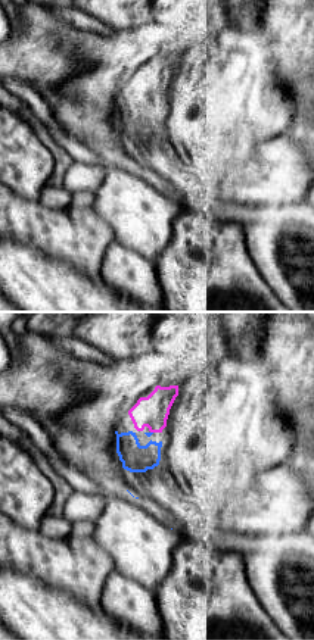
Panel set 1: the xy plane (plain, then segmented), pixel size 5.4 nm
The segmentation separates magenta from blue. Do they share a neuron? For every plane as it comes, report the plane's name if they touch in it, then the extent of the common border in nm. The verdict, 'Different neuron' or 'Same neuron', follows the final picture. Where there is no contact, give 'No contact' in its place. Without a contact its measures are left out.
No contact

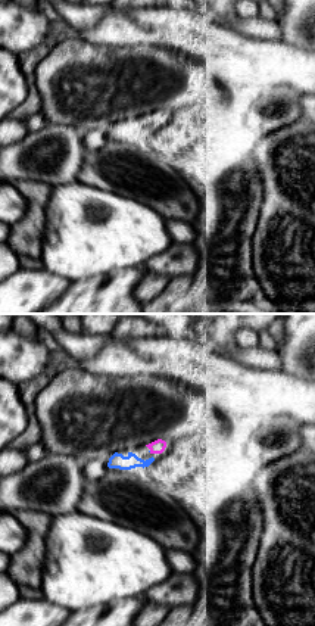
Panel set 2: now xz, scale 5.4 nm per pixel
No contact

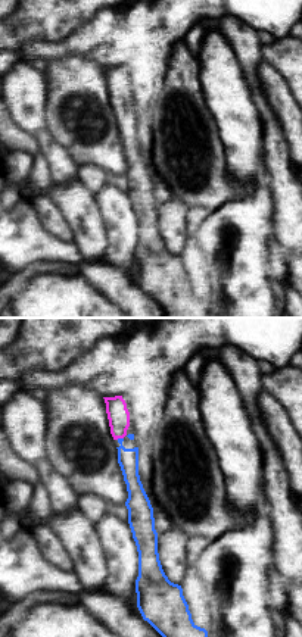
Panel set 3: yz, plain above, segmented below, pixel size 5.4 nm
Touches magenta in yz. Shared border 40 nm

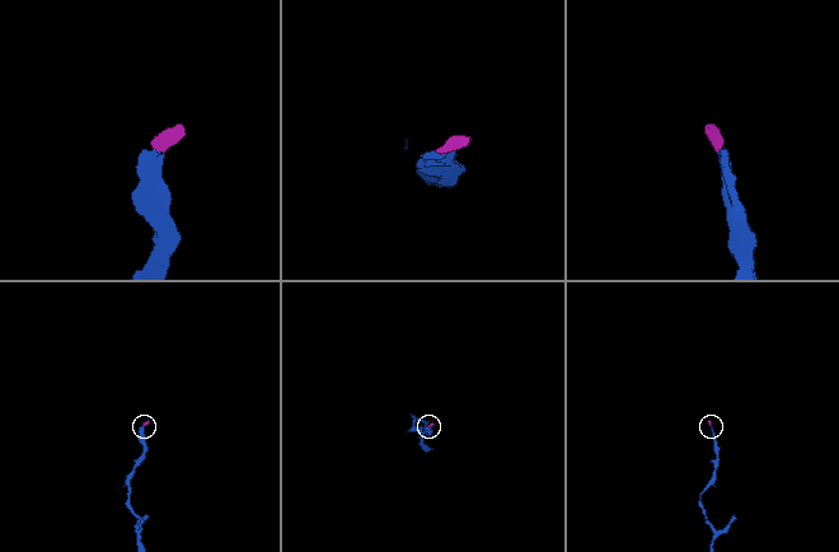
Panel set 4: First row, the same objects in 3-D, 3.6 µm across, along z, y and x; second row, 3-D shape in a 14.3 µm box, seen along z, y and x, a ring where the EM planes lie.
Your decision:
Same neuron

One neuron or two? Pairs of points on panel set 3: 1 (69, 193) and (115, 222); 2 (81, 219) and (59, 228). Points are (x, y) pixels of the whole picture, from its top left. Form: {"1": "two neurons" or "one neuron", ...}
{"1": "two neurons", "2": "two neurons"}

